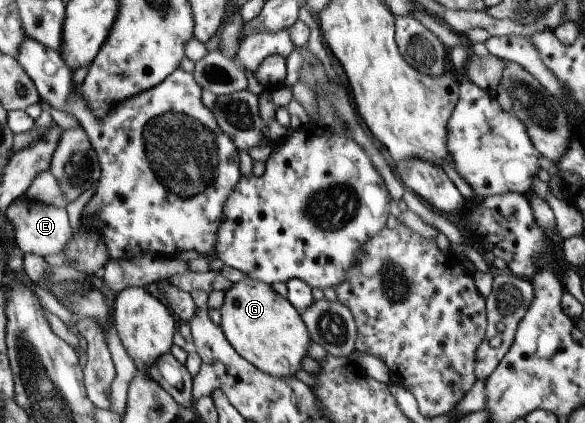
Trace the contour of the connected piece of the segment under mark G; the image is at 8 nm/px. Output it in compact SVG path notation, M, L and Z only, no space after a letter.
M249 276L231 284L223 293L223 301L218 309L218 326L229 345L245 361L267 375L294 376L311 341L300 314L288 299L273 291L270 285Z

